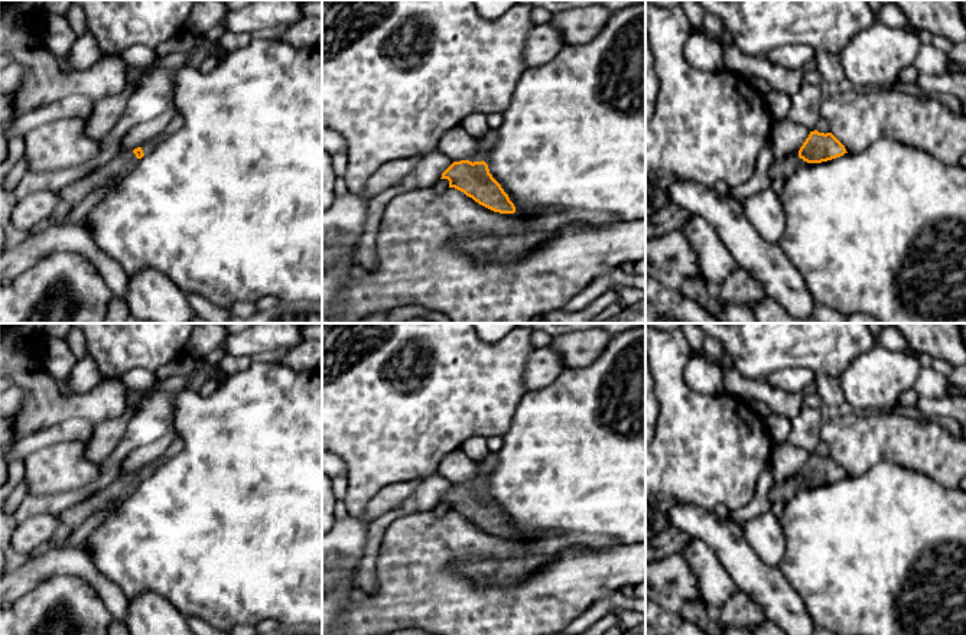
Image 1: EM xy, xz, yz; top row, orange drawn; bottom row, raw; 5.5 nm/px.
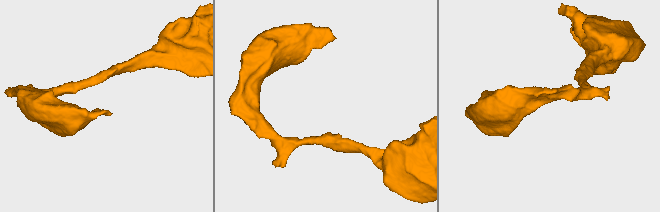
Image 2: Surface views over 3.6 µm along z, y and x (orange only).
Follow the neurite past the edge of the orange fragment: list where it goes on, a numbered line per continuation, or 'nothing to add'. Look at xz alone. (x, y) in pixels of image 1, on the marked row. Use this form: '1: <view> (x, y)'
1: xz (488, 140)

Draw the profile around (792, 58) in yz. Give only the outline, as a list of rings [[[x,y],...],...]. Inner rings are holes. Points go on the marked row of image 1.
[[[807,45],[781,46],[768,52],[765,58],[788,71],[797,71],[816,58],[816,51]]]

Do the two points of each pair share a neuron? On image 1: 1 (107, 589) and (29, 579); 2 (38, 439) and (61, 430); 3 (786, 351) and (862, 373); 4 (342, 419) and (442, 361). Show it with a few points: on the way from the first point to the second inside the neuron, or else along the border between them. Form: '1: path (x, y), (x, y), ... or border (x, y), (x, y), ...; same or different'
1: path (88, 572), (83, 566), (48, 566); same
2: path (44, 438), (55, 433); same
3: border (872, 347), (861, 352), (839, 377); different
4: path (370, 397), (409, 397), (423, 388); same

